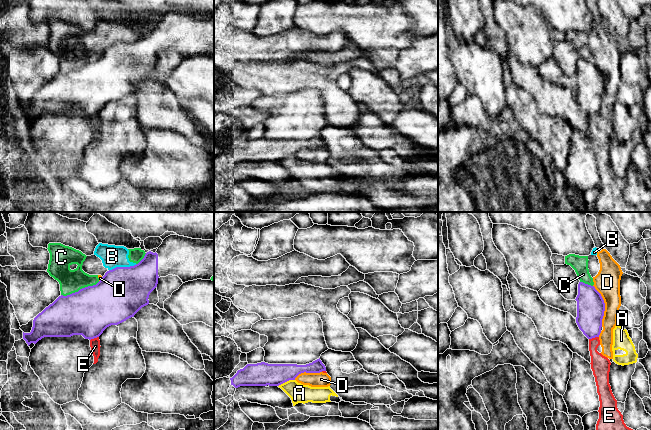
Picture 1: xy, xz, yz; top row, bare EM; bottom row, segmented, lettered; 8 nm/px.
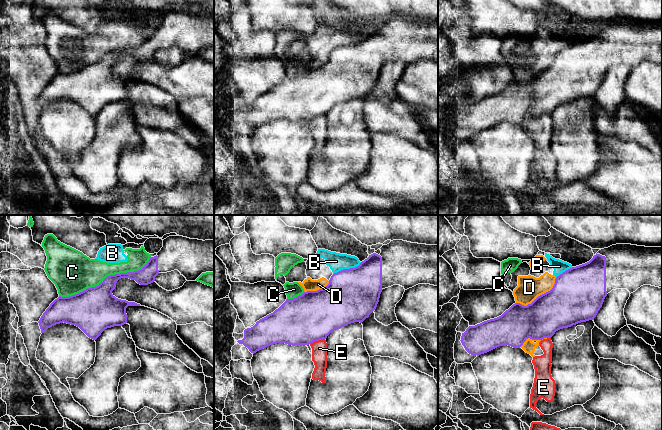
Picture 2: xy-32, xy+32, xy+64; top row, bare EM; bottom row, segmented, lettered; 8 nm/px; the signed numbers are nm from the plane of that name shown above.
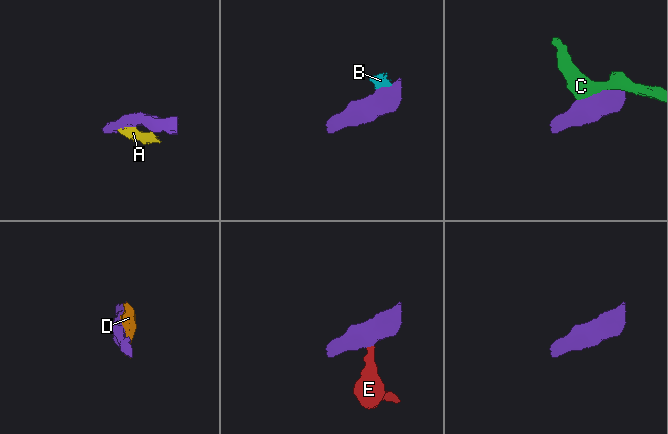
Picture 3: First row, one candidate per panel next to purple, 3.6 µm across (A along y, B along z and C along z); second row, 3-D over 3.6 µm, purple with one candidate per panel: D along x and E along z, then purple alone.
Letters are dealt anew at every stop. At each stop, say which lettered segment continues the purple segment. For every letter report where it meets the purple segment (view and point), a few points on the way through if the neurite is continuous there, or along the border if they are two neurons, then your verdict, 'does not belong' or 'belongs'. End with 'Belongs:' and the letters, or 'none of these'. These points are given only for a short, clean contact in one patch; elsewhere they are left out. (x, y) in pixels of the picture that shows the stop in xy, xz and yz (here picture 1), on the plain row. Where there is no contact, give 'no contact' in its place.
A: meets purple in xz at (286, 157); border along xz (294, 155), (289, 155), (278, 162); does not belong
B: meets purple in xy at (122, 43); border along xy (136, 40), (114, 43), (109, 46); does not belong
C: meets purple in xy at (80, 65); does not belong
D: meets purple in yz at (604, 82); does not belong
E: meets purple in yz at (593, 113); border along yz (598, 112), (589, 115); does not belong
Belongs: none of these

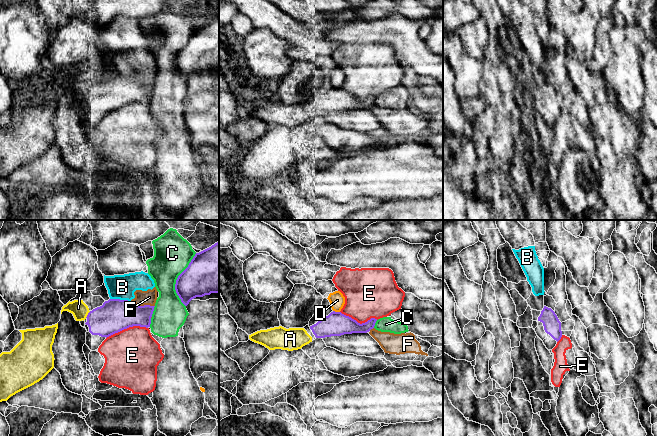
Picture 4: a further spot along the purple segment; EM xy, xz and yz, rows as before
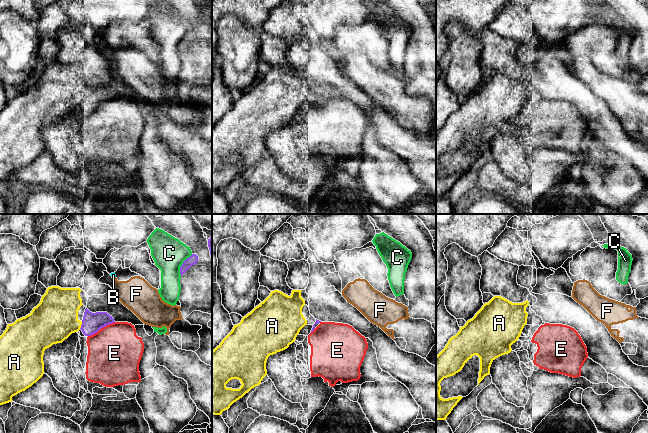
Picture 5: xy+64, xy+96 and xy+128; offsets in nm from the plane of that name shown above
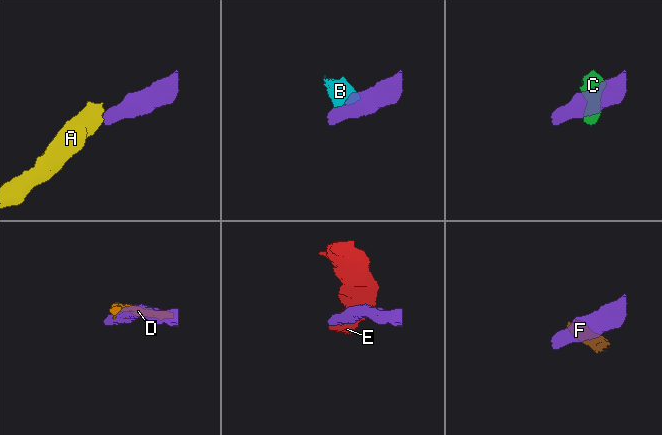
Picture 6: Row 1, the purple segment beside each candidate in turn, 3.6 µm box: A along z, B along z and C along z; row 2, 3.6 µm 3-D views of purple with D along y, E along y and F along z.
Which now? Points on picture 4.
A: meets purple in xy at (88, 90); belongs
B: meets purple in xy at (119, 75); border along xy (110, 74), (127, 75), (130, 77); does not belong
C: meets purple in xy at (176, 56); does not belong
D: meets purple in xz at (336, 88); border along xz (333, 86), (339, 88); does not belong
E: meets purple in xy at (126, 104); does not belong
F: meets purple in xy at (142, 82); border along xy (130, 77), (139, 81), (154, 82); does not belong
Belongs: A

